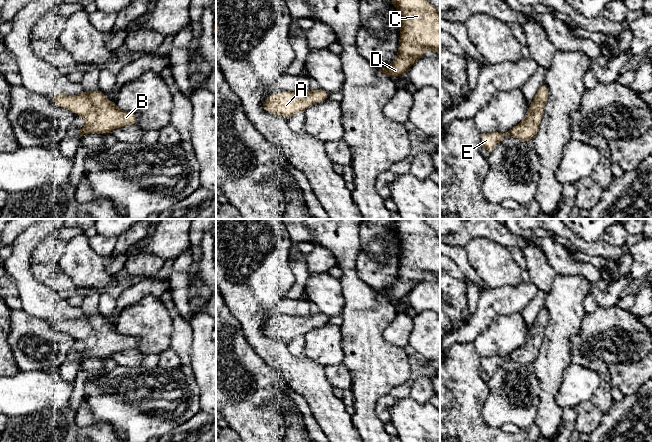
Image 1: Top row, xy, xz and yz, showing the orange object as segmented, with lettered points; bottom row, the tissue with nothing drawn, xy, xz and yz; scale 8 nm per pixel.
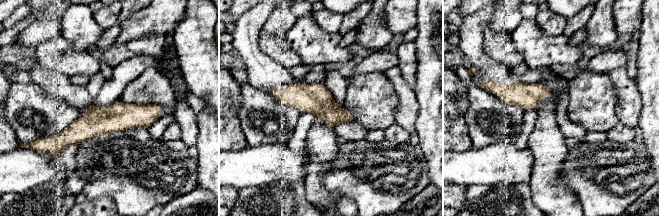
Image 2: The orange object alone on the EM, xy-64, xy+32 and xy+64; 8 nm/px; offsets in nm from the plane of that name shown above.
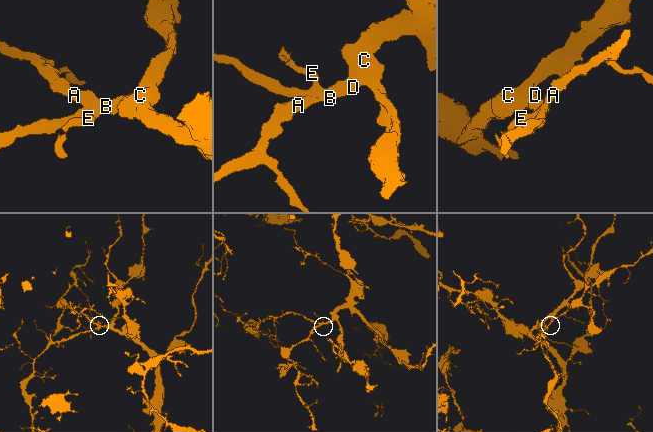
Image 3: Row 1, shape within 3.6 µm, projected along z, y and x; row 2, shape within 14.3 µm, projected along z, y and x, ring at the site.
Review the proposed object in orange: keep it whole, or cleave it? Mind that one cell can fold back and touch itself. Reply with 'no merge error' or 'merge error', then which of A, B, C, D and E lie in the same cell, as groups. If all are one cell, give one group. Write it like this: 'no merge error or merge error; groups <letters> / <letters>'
no merge error; groups A B C D E

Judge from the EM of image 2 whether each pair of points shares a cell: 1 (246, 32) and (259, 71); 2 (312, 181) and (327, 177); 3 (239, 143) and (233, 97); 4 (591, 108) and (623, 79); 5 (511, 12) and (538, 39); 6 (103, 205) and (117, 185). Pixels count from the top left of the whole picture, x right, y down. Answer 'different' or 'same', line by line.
1: same
2: different
3: same
4: different
5: different
6: different

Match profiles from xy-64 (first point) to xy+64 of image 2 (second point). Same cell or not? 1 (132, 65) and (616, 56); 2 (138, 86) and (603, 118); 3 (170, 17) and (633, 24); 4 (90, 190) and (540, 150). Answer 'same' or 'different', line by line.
1: same
2: same
3: same
4: different

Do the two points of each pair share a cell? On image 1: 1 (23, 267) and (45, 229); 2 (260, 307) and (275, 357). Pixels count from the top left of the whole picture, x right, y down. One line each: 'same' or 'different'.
1: same
2: same

